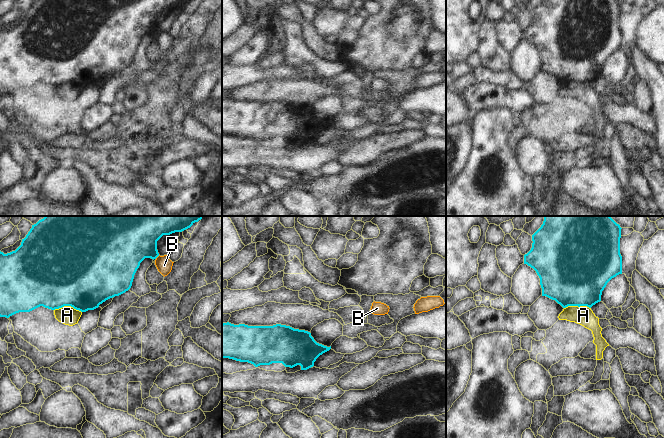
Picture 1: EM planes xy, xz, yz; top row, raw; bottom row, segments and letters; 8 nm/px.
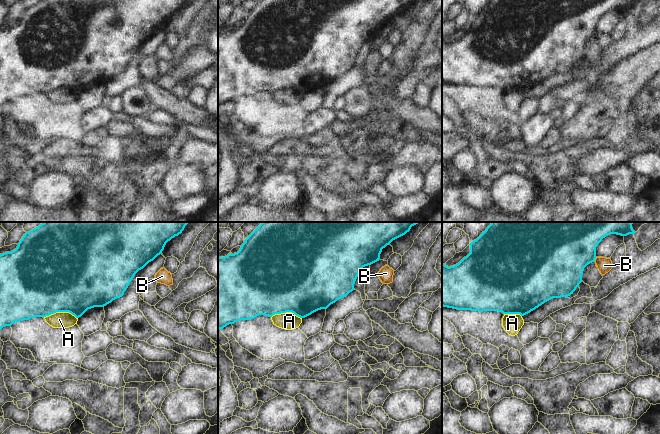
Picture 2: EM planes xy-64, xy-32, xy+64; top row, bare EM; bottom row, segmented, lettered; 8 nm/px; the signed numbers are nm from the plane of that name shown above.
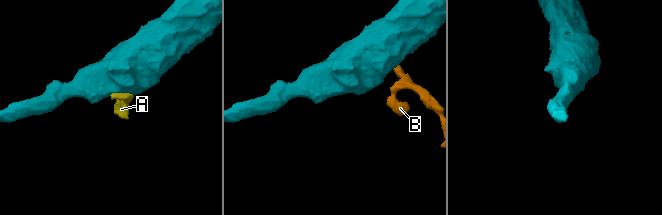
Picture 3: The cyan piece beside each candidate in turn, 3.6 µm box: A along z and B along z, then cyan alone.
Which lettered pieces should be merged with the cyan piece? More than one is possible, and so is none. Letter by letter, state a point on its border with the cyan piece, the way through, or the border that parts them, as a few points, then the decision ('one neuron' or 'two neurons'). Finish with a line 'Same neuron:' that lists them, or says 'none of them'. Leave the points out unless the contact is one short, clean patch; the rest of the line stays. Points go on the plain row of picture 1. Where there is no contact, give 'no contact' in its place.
A: xy (68, 81) | along xy (54, 85), (72, 82), (81, 88) | two neurons
B: xy (157, 32) | two neurons
Same neuron: none of them

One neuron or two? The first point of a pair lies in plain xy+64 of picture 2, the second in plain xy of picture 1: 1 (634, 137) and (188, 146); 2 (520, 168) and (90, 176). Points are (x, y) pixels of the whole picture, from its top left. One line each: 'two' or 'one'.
1: two
2: one

